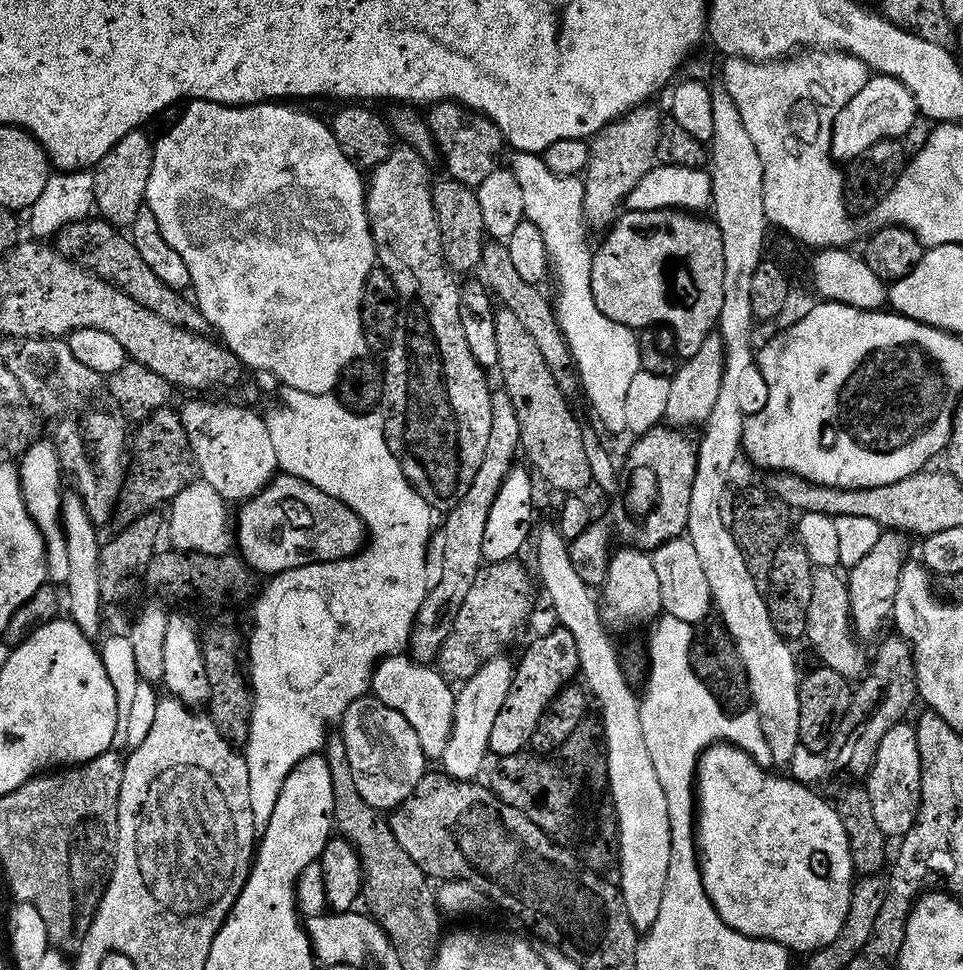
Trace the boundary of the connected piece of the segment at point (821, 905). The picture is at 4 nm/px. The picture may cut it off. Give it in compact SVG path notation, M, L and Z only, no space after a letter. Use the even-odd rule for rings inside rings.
M714 744L700 755L700 762L696 770L698 781L698 831L694 840L698 845L698 861L700 863L700 877L704 879L704 889L722 922L730 926L743 936L749 936L755 940L769 940L775 944L781 944L789 953L804 952L811 954L820 948L830 946L838 934L842 934L842 926L846 926L846 914L850 914L850 902L852 901L852 886L854 883L854 869L852 867L852 855L850 854L850 842L847 841L846 829L842 826L842 818L837 809L827 804L818 793L807 784L796 783L791 778L779 780L768 772L763 772L756 765L756 760L745 749L738 748L734 744Z

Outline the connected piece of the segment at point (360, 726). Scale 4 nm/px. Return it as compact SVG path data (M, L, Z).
M372 694L355 700L346 710L342 735L353 766L354 780L362 798L377 810L395 810L410 798L429 771L430 761L424 756L418 734L398 712L377 700Z

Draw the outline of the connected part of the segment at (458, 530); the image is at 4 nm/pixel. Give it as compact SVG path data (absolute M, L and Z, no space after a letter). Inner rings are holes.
M496 390L492 393L492 429L490 442L486 445L486 458L466 494L454 507L447 509L444 520L444 545L442 545L442 579L429 591L422 610L418 610L416 625L412 628L412 637L407 651L413 661L420 665L435 665L440 651L452 633L452 620L462 610L470 589L474 587L474 578L478 578L486 561L482 554L482 541L486 538L486 522L490 520L490 510L494 498L502 490L506 478L517 463L516 455L521 455L520 427L518 414L514 414L514 402L508 393ZM516 460L516 461L515 461Z

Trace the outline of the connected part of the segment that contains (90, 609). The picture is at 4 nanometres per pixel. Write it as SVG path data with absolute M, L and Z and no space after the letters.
M79 494L65 495L60 515L64 524L66 550L70 552L70 578L66 585L66 612L73 624L86 634L86 638L93 642L99 641L100 627L104 620L100 617L100 608L104 604L102 593L99 590L98 570L102 540L96 537L97 525L93 524L90 514L86 514L86 506Z

